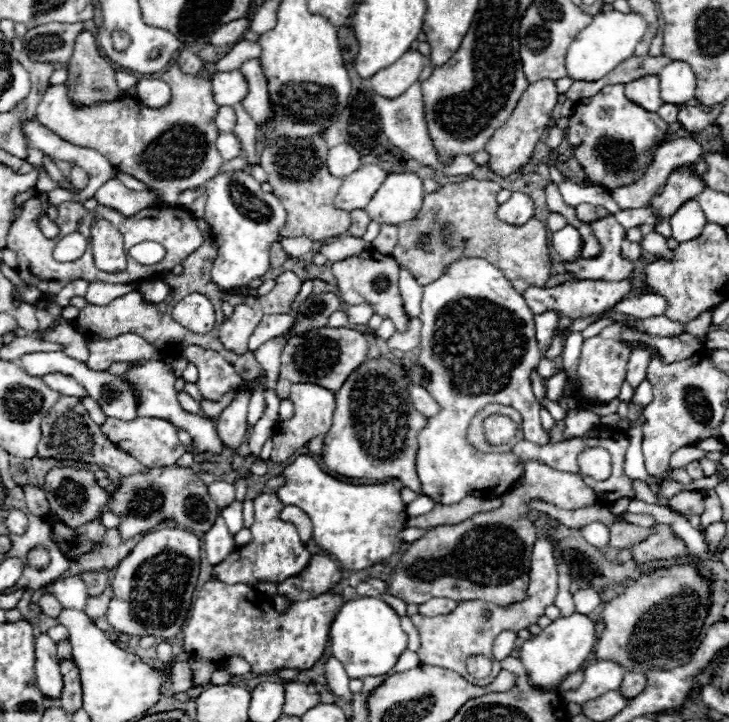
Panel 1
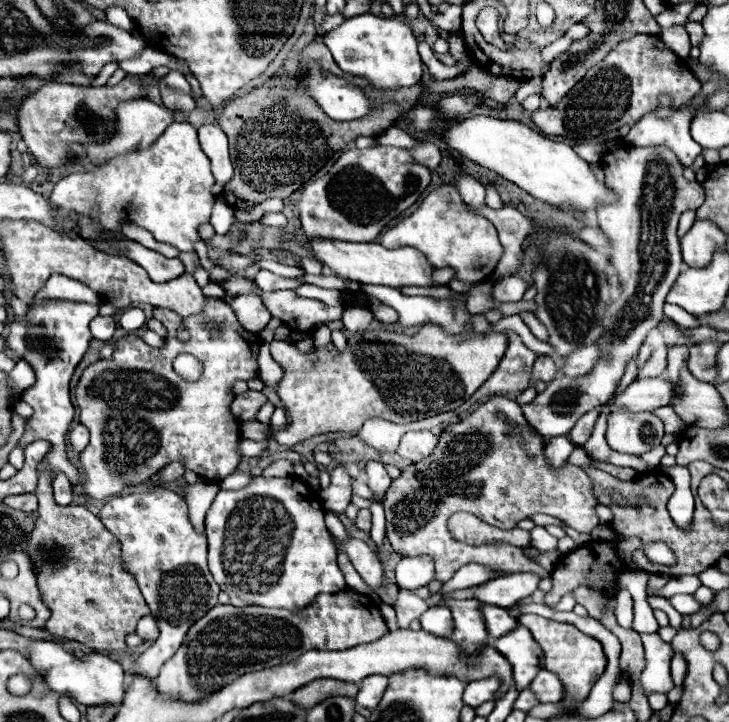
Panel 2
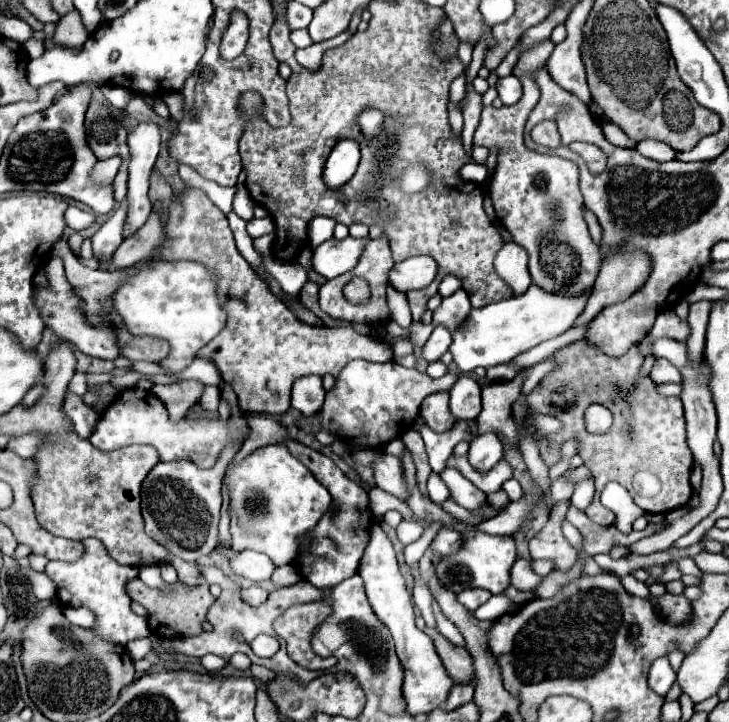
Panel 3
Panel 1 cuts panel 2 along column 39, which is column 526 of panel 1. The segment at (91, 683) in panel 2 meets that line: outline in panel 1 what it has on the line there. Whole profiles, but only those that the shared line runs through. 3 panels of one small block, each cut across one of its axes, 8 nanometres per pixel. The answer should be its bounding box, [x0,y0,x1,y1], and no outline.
[520,612,596,690]

